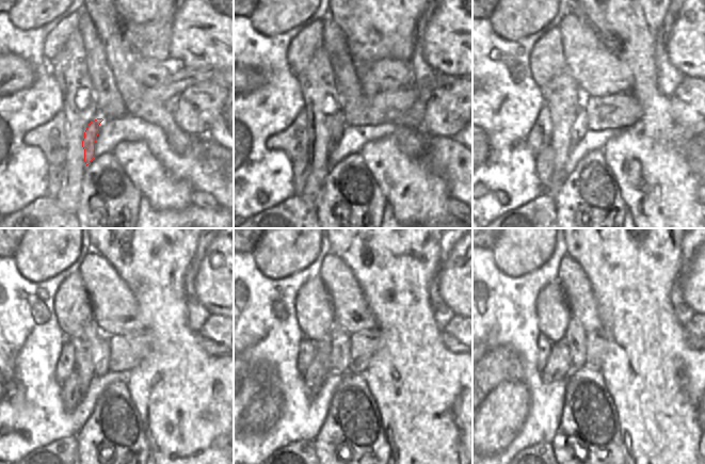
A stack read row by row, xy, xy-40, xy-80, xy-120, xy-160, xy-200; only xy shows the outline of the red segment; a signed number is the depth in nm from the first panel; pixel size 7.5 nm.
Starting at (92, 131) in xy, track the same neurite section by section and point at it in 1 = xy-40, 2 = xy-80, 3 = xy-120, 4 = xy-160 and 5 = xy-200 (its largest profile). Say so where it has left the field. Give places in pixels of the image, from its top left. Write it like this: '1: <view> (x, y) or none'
1: xy-40 (338, 124)
2: xy-80 (579, 126)
3: xy-120 (101, 357)
4: xy-160 (338, 337)
5: xy-200 (575, 338)

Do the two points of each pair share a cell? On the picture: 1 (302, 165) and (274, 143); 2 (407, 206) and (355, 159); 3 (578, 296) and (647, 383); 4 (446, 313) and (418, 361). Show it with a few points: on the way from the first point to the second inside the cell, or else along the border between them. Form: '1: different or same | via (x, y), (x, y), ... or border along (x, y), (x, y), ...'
1: different | border along (307, 156), (301, 156), (293, 163)
2: different | border along (358, 153), (382, 193)
3: different | border along (594, 298), (601, 329)
4: different | border along (429, 303), (432, 309), (433, 321), (442, 330)

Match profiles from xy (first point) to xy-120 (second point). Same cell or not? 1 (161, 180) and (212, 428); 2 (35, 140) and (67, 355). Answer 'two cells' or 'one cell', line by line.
1: one cell
2: one cell

